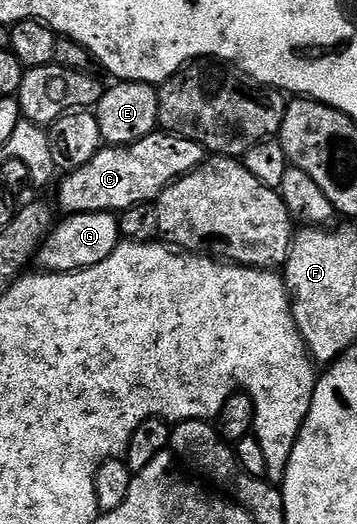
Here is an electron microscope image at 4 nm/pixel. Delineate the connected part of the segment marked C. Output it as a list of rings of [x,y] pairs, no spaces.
[[[163,130],[151,132],[146,138],[142,138],[133,144],[121,144],[119,146],[104,146],[86,166],[67,173],[63,177],[56,196],[60,199],[61,213],[71,214],[73,212],[111,212],[119,214],[126,211],[130,206],[139,204],[152,204],[166,190],[168,185],[177,176],[185,176],[188,172],[195,170],[197,166],[204,163],[206,150],[198,142],[187,140],[181,136],[173,136]]]

